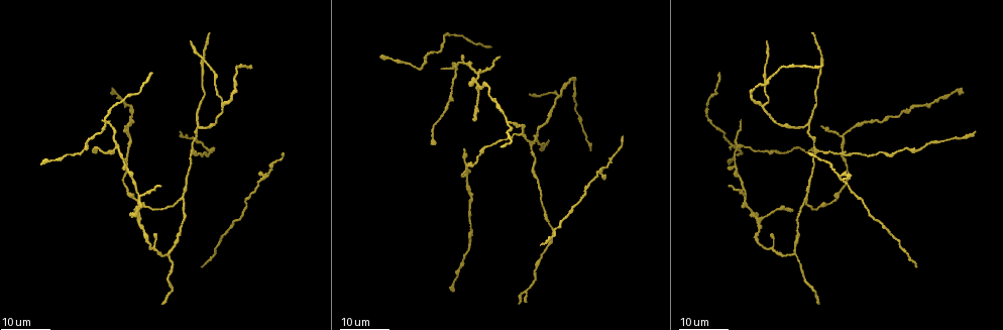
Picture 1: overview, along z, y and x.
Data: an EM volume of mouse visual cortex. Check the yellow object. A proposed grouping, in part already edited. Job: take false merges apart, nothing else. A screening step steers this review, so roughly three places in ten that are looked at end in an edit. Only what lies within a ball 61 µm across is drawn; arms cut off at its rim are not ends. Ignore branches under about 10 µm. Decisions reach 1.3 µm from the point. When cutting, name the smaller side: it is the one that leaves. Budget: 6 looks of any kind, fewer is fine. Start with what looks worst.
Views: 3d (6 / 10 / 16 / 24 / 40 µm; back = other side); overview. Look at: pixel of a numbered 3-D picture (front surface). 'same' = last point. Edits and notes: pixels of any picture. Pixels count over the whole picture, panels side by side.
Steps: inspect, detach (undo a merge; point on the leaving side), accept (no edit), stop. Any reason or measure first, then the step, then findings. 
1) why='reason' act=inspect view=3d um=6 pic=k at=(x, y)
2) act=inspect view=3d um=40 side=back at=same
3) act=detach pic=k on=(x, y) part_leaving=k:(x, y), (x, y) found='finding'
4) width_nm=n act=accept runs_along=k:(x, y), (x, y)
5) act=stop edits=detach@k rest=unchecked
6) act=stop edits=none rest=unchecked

why='three arms meet' act=inspect view=3d um=24 pic=1 at=(808, 123)

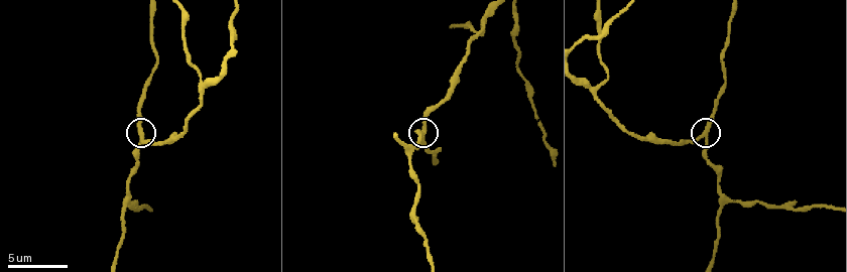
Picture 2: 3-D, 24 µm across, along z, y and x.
act=inspect view=3d um=10 pic=2 at=(703, 134)

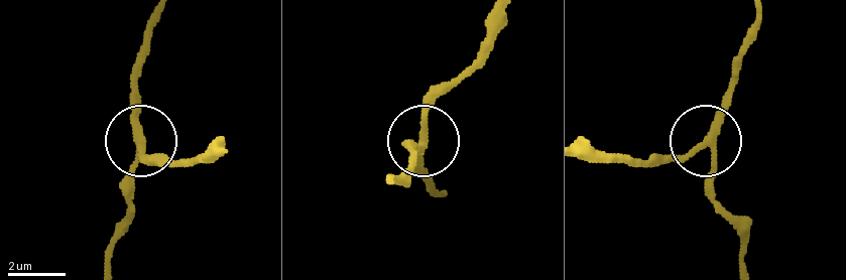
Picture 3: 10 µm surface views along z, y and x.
act=inspect view=3d um=10 side=back pic=3 at=(700, 146)

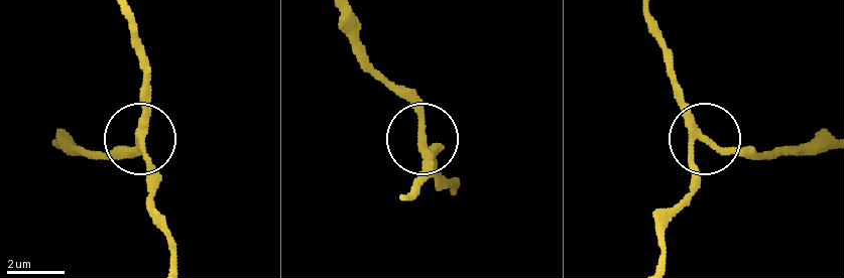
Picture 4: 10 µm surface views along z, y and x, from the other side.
side_arm_um=22 act=accept runs_along=4:(661, 257), (665, 229), (703, 139), (665, 64) found='one neuron here'

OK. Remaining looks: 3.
why='arms part here' act=inspect view=3d um=16 pic=1 at=(116, 146)

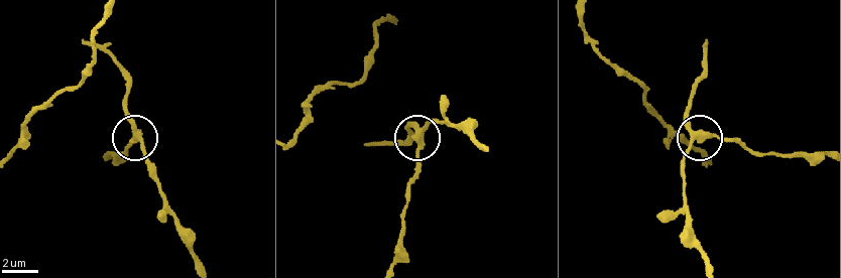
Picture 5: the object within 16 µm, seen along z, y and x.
act=inspect view=3d um=10 pic=5 at=(692, 135)

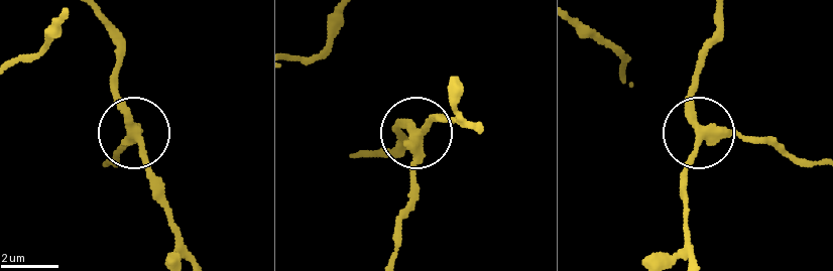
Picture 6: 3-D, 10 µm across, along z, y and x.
arms=3 act=accept runs_along=6:(690, 251), (687, 171), (697, 143), (709, 135), (771, 135) found='all the same neuron'

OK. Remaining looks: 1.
act=stop edits=none rest=unchecked

